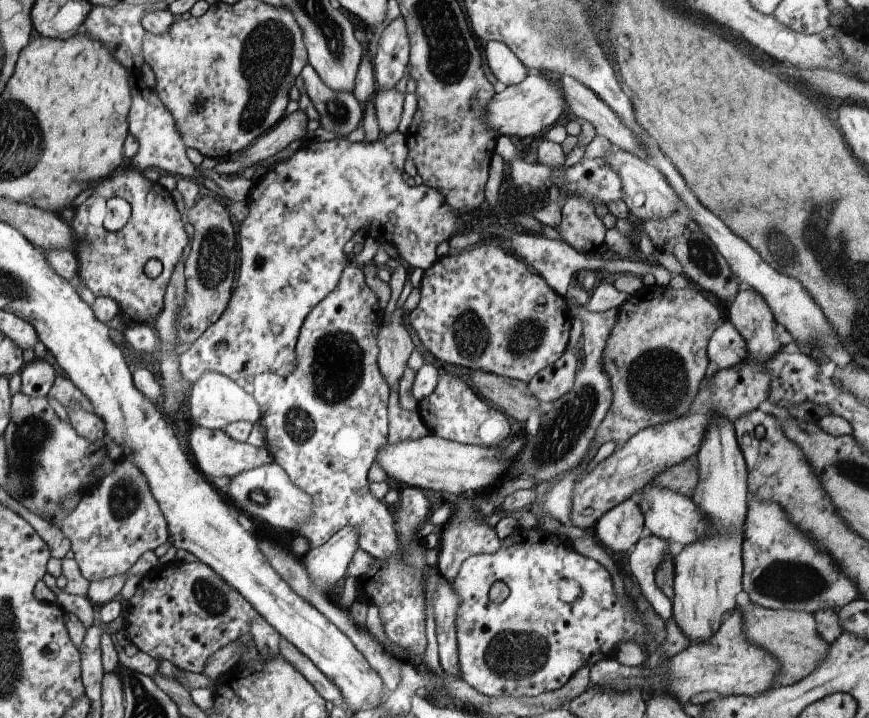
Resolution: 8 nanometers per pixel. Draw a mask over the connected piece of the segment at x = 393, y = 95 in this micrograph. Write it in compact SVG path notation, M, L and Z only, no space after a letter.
M396 87L387 88L374 94L376 116L380 130L386 135L394 132L399 127L403 112L403 100L405 94Z

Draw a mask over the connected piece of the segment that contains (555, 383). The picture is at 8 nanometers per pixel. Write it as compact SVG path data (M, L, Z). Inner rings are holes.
M574 350L566 351L554 364L543 368L528 383L528 391L538 400L559 399L570 392L575 383L578 364L574 357Z

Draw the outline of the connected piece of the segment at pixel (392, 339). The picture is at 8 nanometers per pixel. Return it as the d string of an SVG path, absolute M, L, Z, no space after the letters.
M396 308L388 323L380 328L380 336L377 336L377 345L380 348L378 366L391 387L399 382L410 355L415 349L402 320L403 311Z

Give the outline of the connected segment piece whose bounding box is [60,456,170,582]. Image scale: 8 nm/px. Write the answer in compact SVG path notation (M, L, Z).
M124 456L115 462L114 466L116 467L113 471L100 480L97 486L82 496L81 501L60 528L71 542L71 550L82 576L90 582L124 574L144 552L156 550L170 538L167 520L140 467Z

